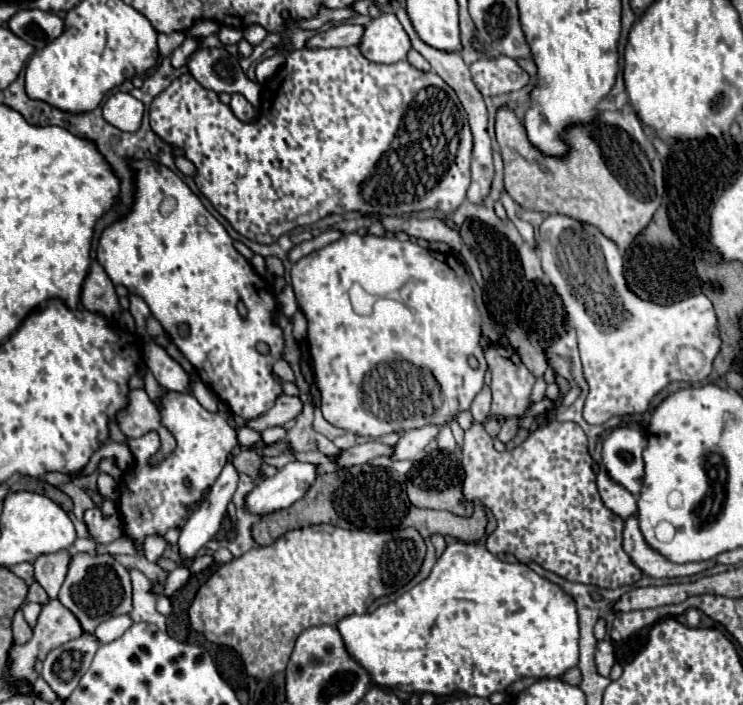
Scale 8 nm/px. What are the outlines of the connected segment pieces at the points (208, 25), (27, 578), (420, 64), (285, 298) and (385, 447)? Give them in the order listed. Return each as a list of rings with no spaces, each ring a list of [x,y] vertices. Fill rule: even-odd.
[[[198,20],[190,30],[188,30],[188,36],[210,36],[210,34],[216,34],[220,30],[220,24],[218,22],[212,22],[212,20]]]
[[[24,562],[24,564],[16,564],[16,566],[12,566],[12,568],[8,568],[10,572],[14,572],[16,576],[20,576],[28,586],[30,586],[30,582],[34,580],[34,576],[32,576],[32,570],[34,570],[34,566],[32,564],[28,564],[28,562]]]
[[[410,50],[410,52],[408,52],[408,62],[410,62],[414,68],[418,68],[418,70],[424,70],[424,72],[430,70],[430,62],[428,62],[418,50]]]
[[[286,286],[284,288],[284,292],[278,296],[278,306],[280,306],[280,312],[284,314],[284,316],[294,316],[294,312],[298,310],[298,304],[296,304],[296,296],[294,296],[294,292],[292,292],[292,288],[290,286]]]
[[[366,442],[366,444],[358,444],[354,448],[348,448],[340,454],[340,460],[344,466],[354,466],[354,464],[366,464],[372,458],[378,456],[386,456],[390,458],[394,454],[394,448],[390,444],[384,442]]]

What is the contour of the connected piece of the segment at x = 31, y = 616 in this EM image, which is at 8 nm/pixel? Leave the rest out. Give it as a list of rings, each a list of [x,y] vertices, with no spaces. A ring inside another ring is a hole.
[[[28,602],[28,604],[24,604],[24,608],[22,608],[22,614],[24,614],[24,618],[26,618],[26,622],[30,624],[30,626],[34,626],[36,624],[36,618],[38,618],[38,614],[40,614],[40,604],[36,604],[36,602]]]

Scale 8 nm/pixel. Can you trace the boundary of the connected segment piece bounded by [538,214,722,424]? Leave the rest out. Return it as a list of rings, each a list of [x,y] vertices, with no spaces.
[[[552,214],[540,226],[542,270],[562,300],[568,322],[576,328],[582,372],[588,382],[584,420],[604,424],[612,416],[644,414],[652,398],[670,382],[701,382],[720,352],[718,318],[704,294],[658,306],[638,298],[626,284],[618,246],[596,226]]]

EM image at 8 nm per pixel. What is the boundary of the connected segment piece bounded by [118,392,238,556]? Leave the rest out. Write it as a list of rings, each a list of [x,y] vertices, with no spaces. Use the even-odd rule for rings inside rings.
[[[164,392],[156,406],[160,410],[162,426],[166,426],[176,438],[176,452],[160,466],[148,466],[148,458],[160,448],[158,434],[152,430],[140,438],[126,438],[134,464],[128,472],[124,472],[118,498],[124,536],[134,542],[138,556],[144,556],[142,542],[146,536],[164,536],[170,528],[182,530],[188,520],[190,506],[202,502],[204,494],[227,463],[231,451],[238,445],[236,429],[228,424],[234,416],[227,415],[230,414],[229,408],[222,401],[219,401],[218,411],[212,413],[204,410],[190,392]],[[184,478],[190,478],[192,488],[184,484]]]

